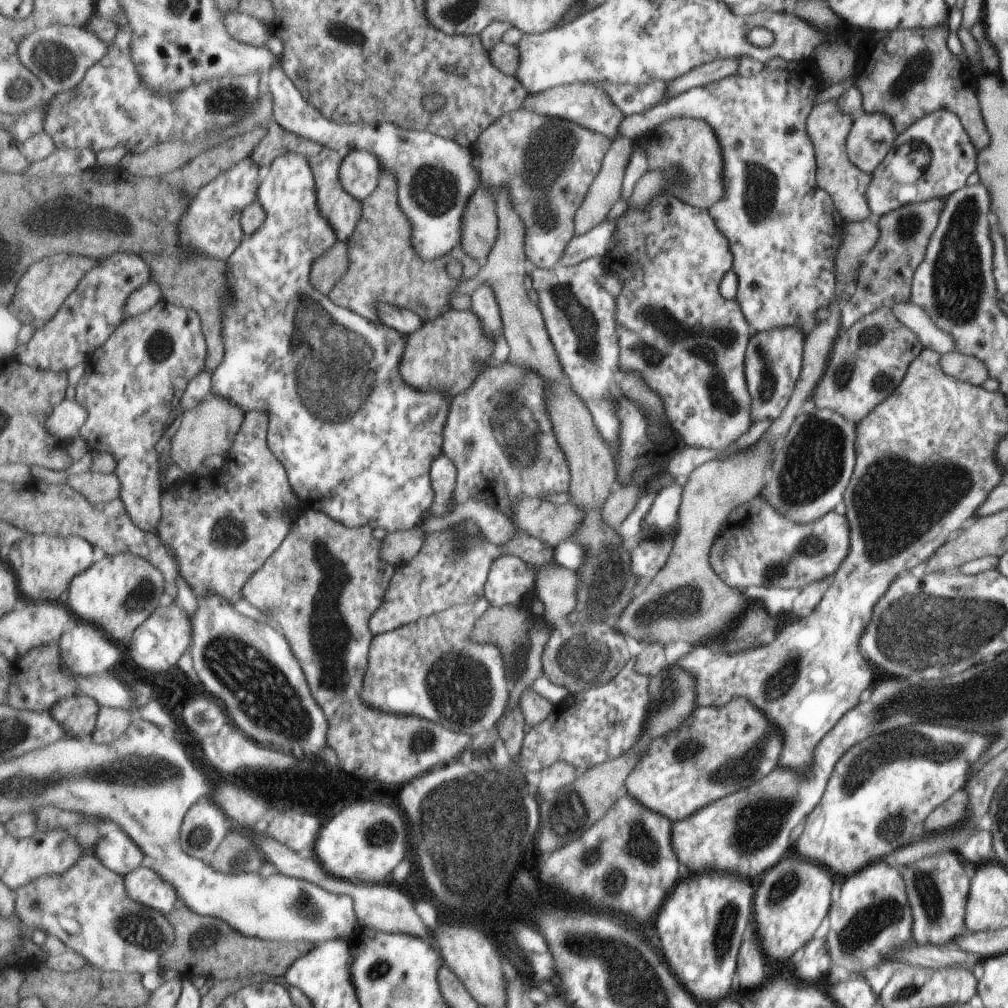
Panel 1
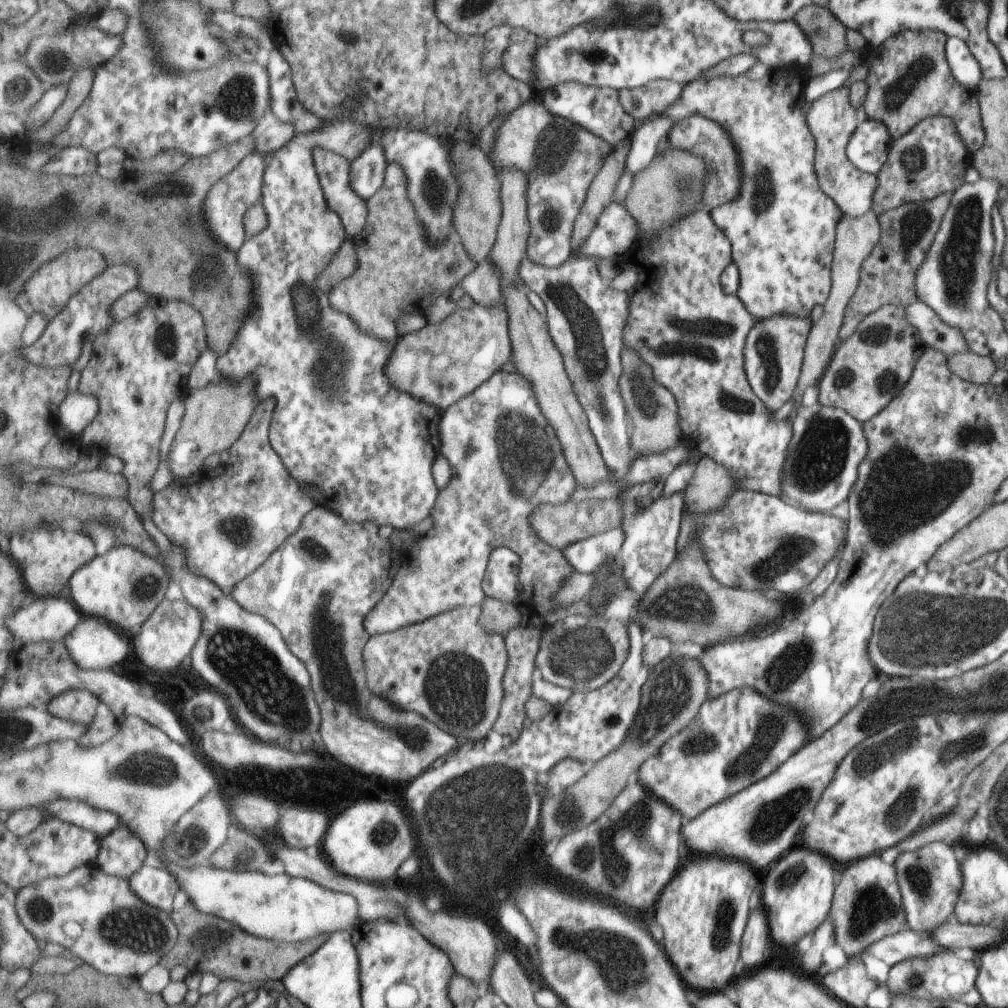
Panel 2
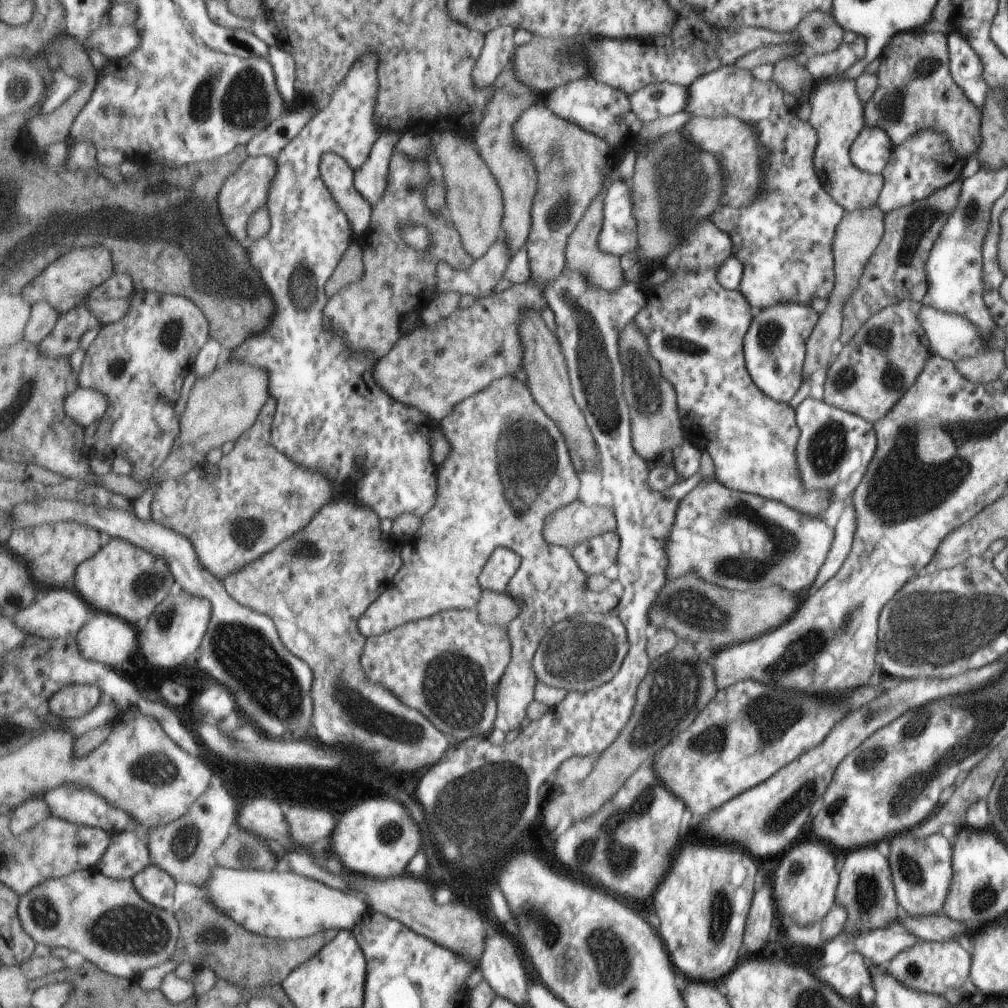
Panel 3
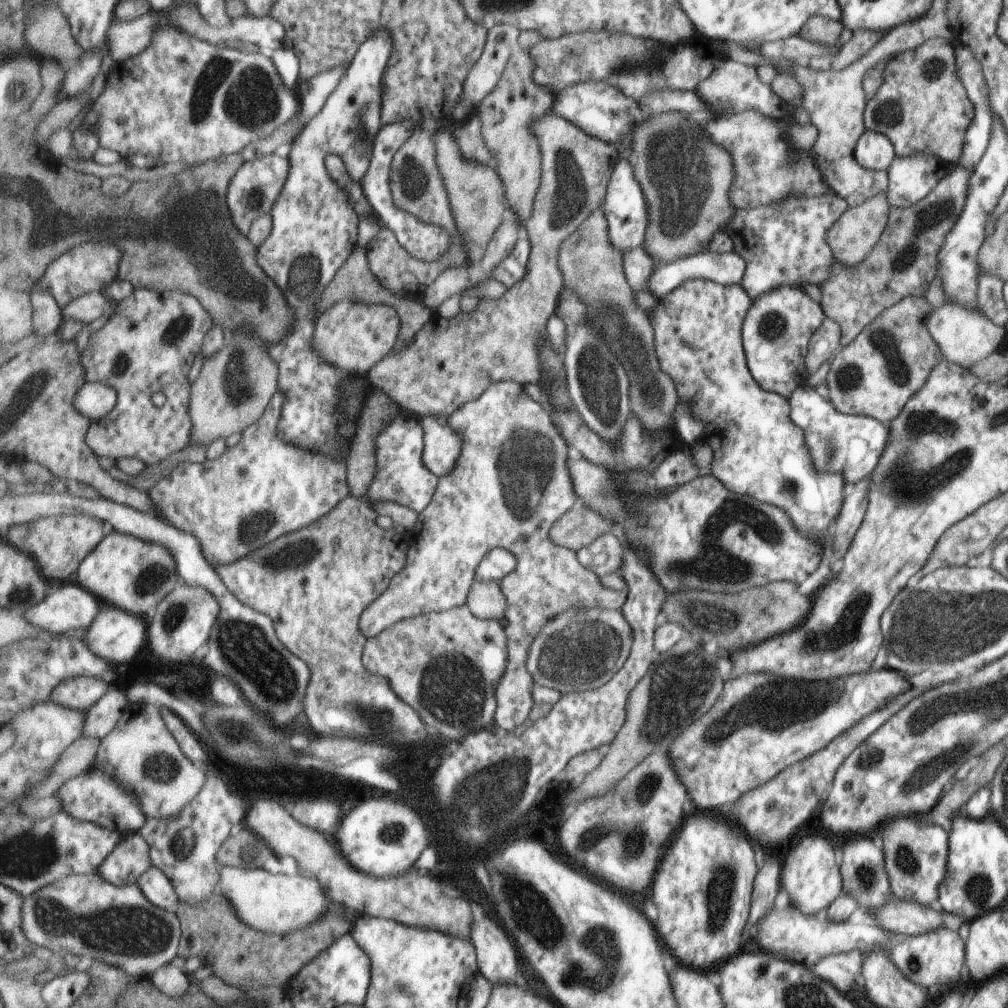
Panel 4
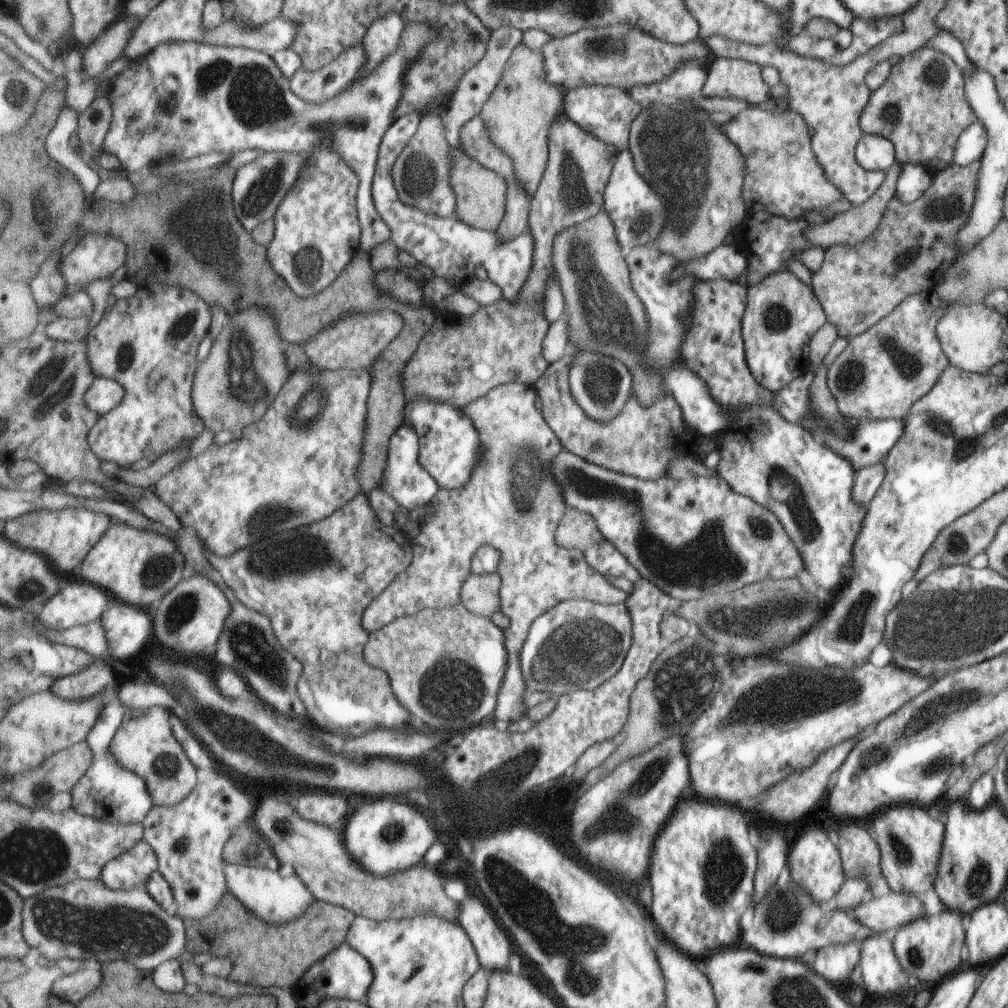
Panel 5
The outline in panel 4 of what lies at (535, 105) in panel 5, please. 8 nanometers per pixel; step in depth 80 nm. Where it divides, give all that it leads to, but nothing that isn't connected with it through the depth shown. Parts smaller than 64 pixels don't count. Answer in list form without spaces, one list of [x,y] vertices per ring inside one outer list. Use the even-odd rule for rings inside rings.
[[[521,46],[512,52],[507,68],[499,84],[485,97],[479,106],[482,133],[485,144],[494,159],[493,166],[506,188],[510,210],[516,214],[527,232],[526,224],[534,212],[534,204],[540,189],[542,173],[542,149],[530,126],[535,119],[553,110],[555,92],[540,87],[533,78],[534,60]]]

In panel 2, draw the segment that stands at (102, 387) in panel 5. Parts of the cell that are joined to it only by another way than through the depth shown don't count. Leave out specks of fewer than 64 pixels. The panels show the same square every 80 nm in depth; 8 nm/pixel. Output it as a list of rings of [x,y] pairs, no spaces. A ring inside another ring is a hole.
[[[75,391],[70,393],[63,402],[60,420],[63,427],[76,435],[82,435],[85,428],[92,424],[101,410],[97,396]]]

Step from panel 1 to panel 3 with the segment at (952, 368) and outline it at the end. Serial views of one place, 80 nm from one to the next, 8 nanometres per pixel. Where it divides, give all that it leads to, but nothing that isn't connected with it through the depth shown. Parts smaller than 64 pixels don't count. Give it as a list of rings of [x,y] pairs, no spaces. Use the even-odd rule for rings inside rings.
[[[983,352],[955,361],[955,368],[968,381],[979,384],[996,383],[997,376],[1006,367],[1003,352]]]

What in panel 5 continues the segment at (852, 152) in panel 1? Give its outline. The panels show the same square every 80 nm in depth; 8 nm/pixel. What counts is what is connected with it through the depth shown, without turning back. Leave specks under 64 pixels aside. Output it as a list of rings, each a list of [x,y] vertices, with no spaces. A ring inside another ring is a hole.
[[[864,134],[854,151],[854,159],[868,171],[886,171],[893,164],[892,142],[875,134]]]

